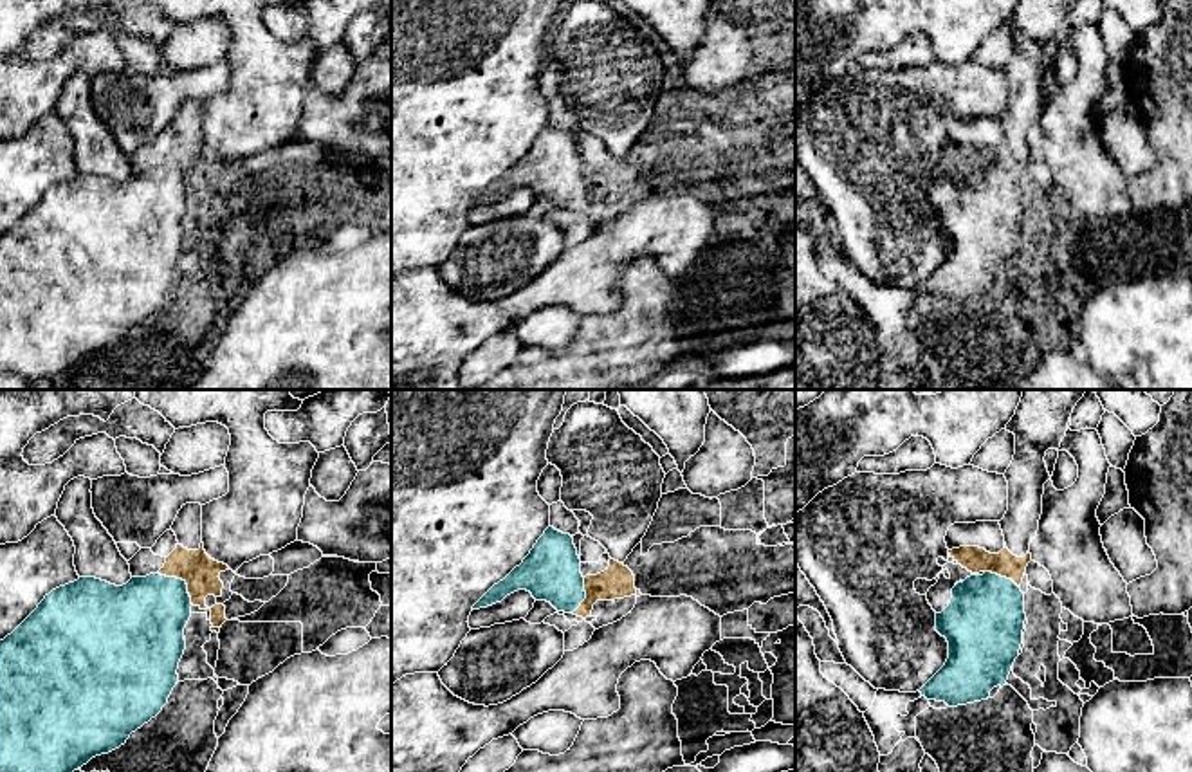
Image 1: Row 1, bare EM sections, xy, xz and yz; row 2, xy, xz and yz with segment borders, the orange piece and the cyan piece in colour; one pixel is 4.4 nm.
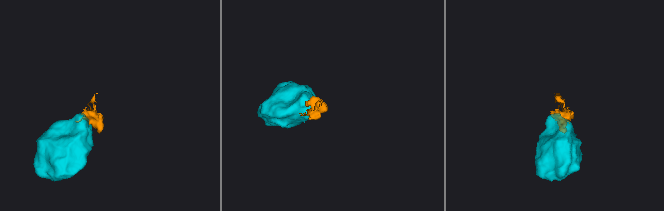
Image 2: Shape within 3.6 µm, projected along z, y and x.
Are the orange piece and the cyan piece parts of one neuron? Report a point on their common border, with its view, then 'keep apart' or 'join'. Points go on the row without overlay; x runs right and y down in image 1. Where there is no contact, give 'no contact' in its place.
xy (183, 175) | join

